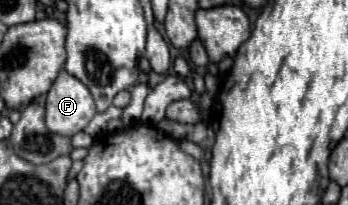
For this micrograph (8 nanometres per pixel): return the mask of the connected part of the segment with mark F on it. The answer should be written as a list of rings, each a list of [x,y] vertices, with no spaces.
[[[61,70],[45,102],[45,124],[53,134],[73,136],[81,132],[97,114],[87,86],[75,76]]]

